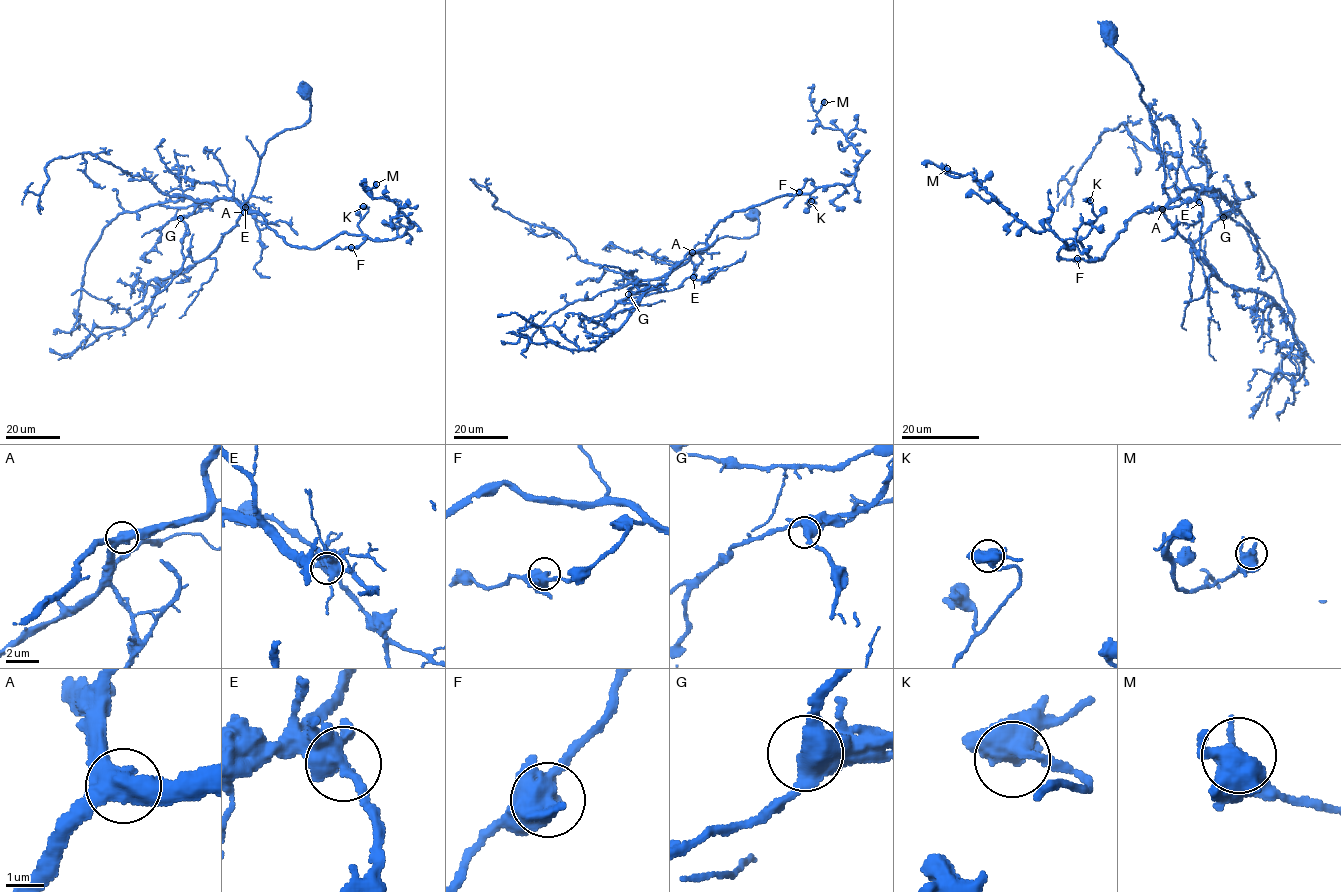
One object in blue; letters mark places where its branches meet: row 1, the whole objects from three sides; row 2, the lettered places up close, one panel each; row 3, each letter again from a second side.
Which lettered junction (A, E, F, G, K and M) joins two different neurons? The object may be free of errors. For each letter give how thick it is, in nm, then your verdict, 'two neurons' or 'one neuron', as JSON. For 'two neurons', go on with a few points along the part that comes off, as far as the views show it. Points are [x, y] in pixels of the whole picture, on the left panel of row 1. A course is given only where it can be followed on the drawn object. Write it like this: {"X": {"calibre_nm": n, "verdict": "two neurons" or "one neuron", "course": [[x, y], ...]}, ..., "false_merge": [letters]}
{"A": {"calibre_nm": 480, "verdict": "one neuron"}, "E": {"calibre_nm": 460, "verdict": "one neuron"}, "F": {"calibre_nm": 480, "verdict": "one neuron"}, "G": {"calibre_nm": 460, "verdict": "one neuron"}, "K": {"calibre_nm": 440, "verdict": "one neuron"}, "M": {"calibre_nm": 480, "verdict": "one neuron"}, "false_merge": []}

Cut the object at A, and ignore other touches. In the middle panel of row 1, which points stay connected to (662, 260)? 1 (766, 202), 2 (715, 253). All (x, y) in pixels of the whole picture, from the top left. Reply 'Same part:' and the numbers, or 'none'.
Same part: 2

